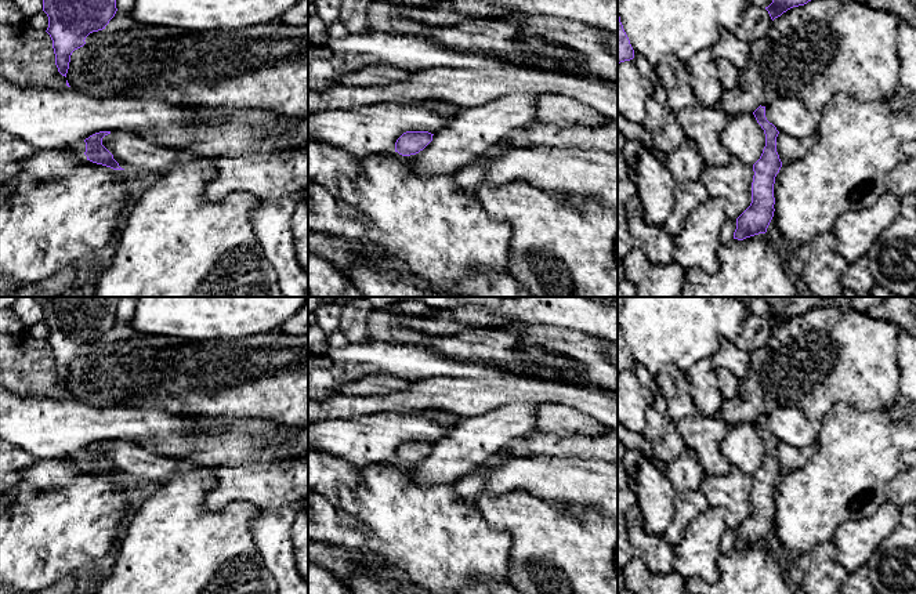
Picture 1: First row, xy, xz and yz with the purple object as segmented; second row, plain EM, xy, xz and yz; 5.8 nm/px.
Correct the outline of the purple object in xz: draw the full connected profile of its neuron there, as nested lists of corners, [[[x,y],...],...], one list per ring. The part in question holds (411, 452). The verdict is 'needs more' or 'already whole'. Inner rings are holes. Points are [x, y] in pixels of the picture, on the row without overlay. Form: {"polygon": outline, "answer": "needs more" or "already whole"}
{"polygon": [[[406,441],[397,449],[395,461],[402,466],[416,464],[432,450],[432,445],[428,441]]], "answer": "already whole"}

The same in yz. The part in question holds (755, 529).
{"polygon": [[[760,414],[753,424],[764,439],[765,456],[760,468],[753,474],[754,485],[752,492],[752,512],[736,528],[734,548],[738,550],[767,542],[775,521],[775,486],[782,477],[782,471],[776,461],[776,446],[779,441],[767,430],[765,416]]], "answer": "already whole"}

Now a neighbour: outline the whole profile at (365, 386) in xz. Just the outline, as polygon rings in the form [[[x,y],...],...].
[[[384,372],[369,374],[348,383],[343,383],[337,395],[384,395],[388,392],[402,391],[409,387],[409,380],[395,377]]]

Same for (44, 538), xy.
[[[87,468],[66,488],[36,493],[18,483],[6,493],[10,506],[0,514],[0,591],[10,588],[21,594],[40,593],[90,561],[104,558],[128,506],[137,500],[128,479],[113,479]]]

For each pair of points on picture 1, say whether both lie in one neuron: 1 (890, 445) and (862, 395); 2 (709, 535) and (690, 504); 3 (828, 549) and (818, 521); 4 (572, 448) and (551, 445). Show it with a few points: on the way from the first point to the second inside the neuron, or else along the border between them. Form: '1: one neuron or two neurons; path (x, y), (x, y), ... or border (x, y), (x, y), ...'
1: two neurons; border (898, 394), (882, 409), (857, 409), (839, 402)
2: two neurons; border (710, 506), (691, 521), (677, 542)
3: two neurons; border (832, 540), (825, 540), (807, 551), (795, 554)
4: one neuron; path (567, 446), (557, 446)

